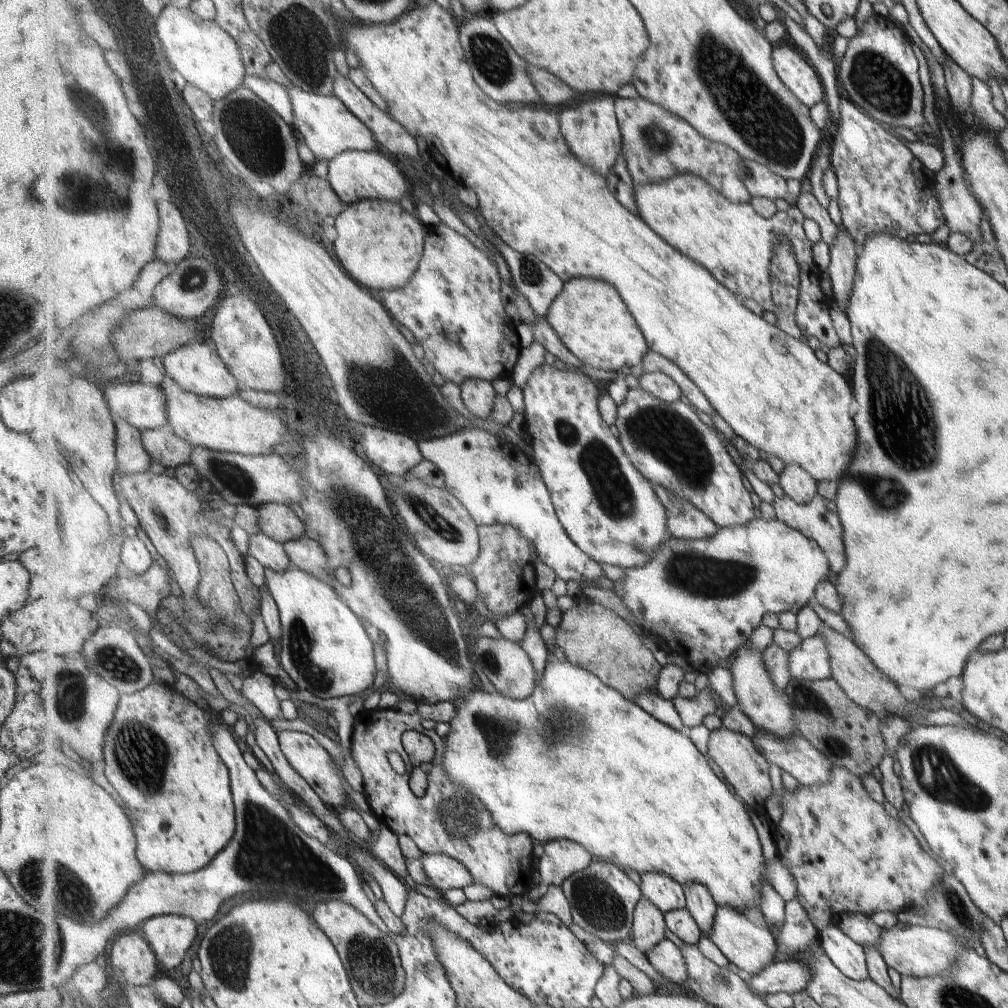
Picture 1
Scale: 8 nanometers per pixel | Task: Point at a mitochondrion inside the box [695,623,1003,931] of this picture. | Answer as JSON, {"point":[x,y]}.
{"point":[937,776]}

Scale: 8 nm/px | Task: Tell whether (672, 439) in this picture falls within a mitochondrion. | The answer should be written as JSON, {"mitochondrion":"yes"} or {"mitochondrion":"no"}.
{"mitochondrion":"yes"}

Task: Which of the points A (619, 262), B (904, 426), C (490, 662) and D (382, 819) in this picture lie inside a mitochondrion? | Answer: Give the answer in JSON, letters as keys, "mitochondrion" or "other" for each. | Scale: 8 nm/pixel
{"A":"other","B":"mitochondrion","C":"mitochondrion","D":"other"}

